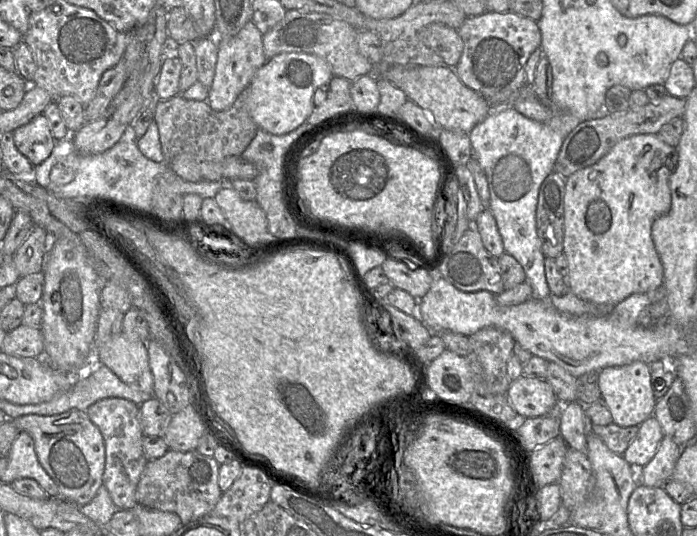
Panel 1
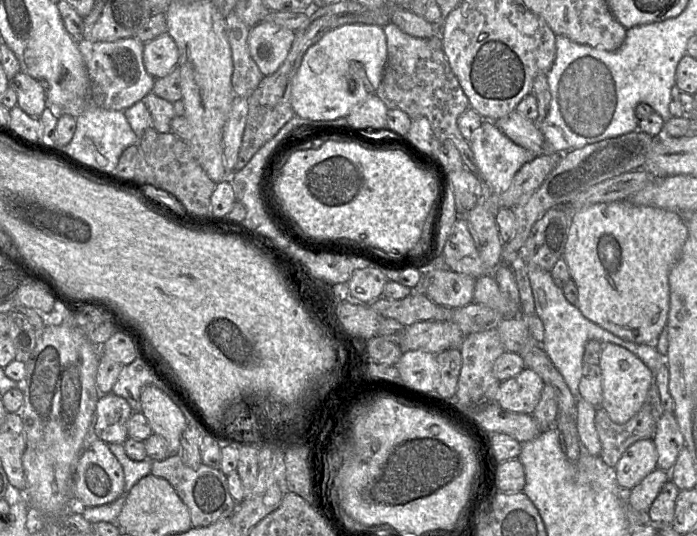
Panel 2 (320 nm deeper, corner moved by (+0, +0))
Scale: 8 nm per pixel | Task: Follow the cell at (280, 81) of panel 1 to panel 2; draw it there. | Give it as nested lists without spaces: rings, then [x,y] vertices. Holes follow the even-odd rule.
[[[350,24],[325,34],[309,47],[293,79],[291,105],[296,116],[311,121],[333,121],[346,118],[350,111],[369,96],[376,95],[382,81],[387,61],[387,41],[383,27],[366,24]]]

